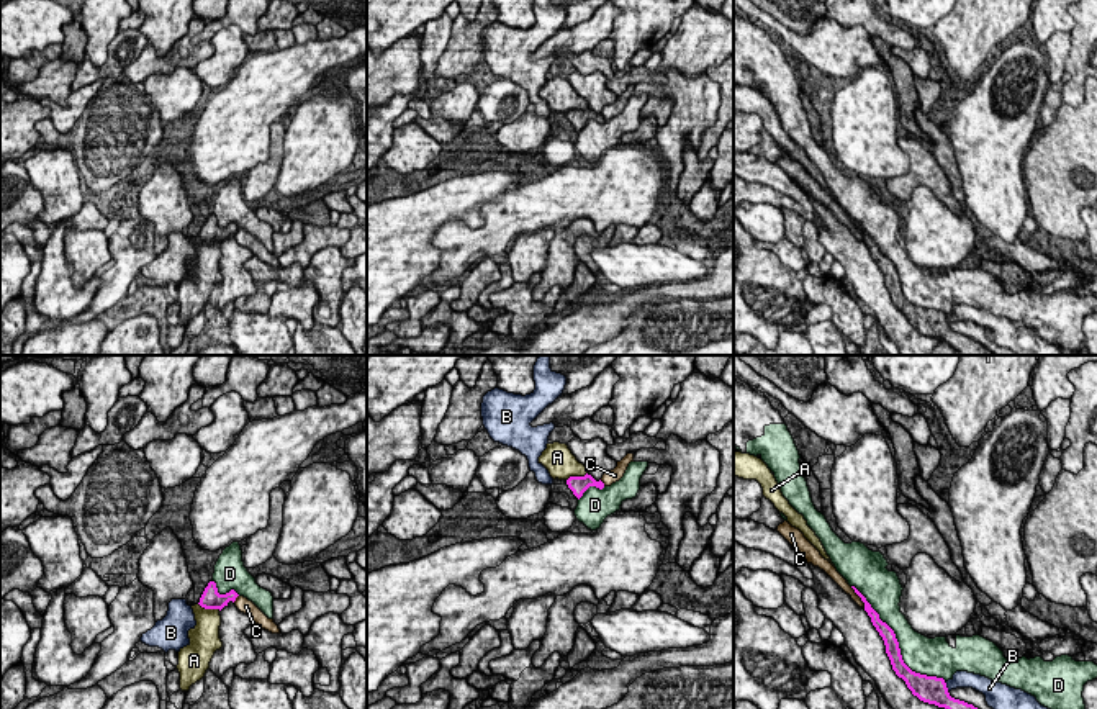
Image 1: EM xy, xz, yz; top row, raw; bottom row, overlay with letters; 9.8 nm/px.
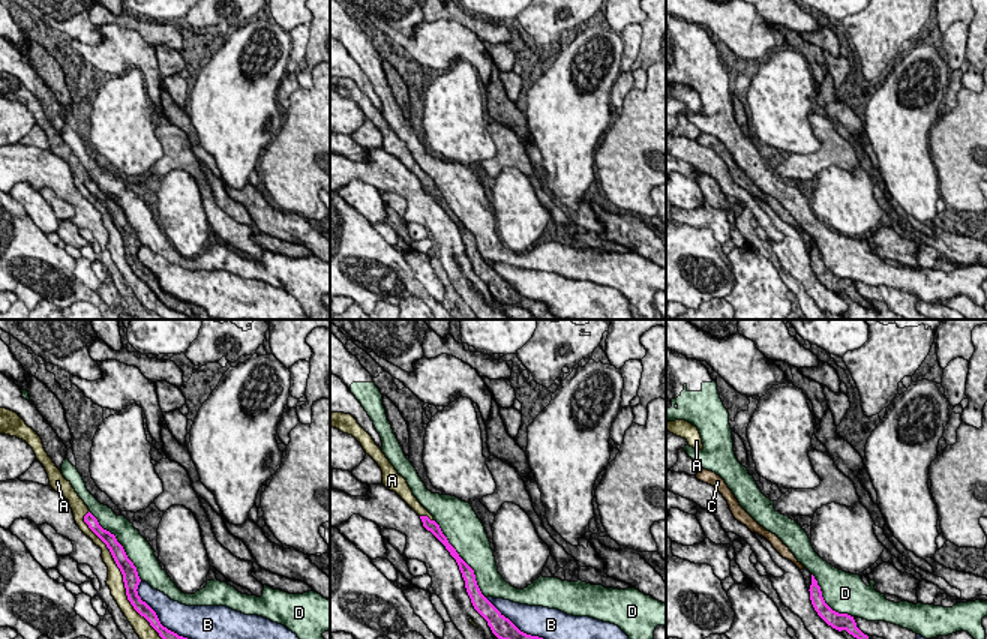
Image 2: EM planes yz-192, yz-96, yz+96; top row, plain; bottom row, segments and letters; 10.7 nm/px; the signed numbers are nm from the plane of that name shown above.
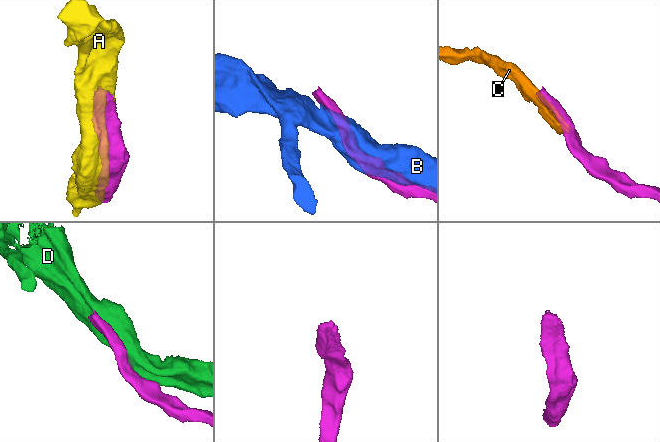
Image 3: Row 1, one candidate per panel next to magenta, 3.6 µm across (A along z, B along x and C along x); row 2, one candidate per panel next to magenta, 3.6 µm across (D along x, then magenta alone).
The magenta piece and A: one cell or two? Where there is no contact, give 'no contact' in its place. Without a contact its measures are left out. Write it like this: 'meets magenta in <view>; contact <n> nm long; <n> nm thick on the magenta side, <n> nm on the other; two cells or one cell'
meets magenta in xy; contact 240 nm long; 190 nm thick on the magenta side, 260 nm on the other; one cell

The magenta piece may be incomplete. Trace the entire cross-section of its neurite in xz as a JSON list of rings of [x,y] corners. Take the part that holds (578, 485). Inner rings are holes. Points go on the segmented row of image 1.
[[[547,444],[547,449],[539,457],[539,463],[548,470],[553,480],[565,480],[578,499],[589,486],[604,488],[604,483],[601,480],[596,481],[588,473],[586,467],[576,460],[567,444]]]

